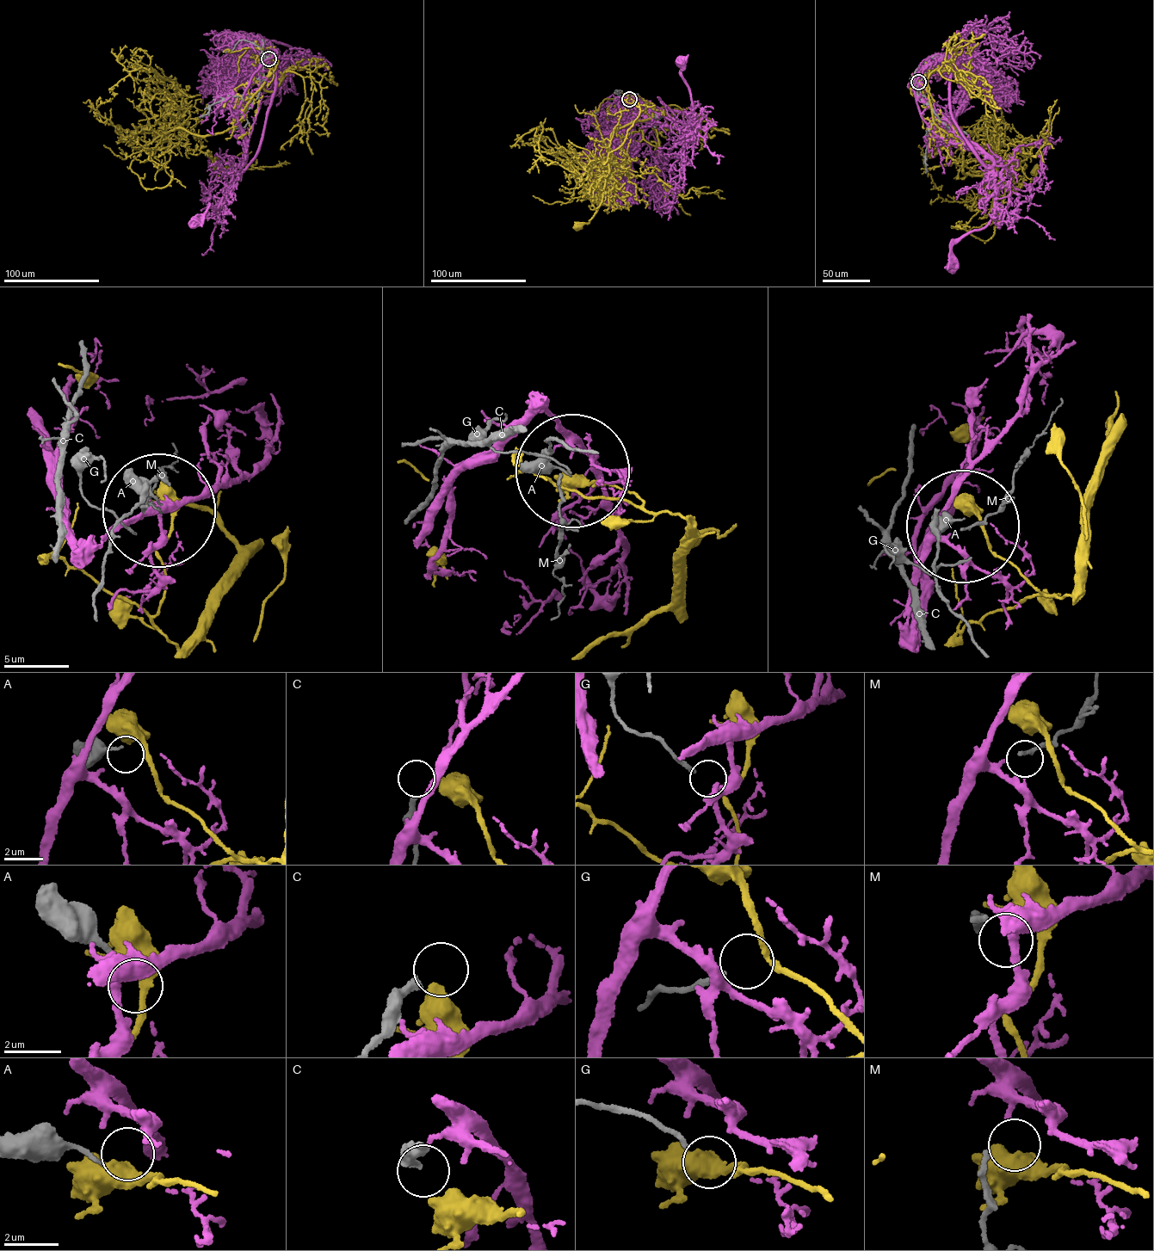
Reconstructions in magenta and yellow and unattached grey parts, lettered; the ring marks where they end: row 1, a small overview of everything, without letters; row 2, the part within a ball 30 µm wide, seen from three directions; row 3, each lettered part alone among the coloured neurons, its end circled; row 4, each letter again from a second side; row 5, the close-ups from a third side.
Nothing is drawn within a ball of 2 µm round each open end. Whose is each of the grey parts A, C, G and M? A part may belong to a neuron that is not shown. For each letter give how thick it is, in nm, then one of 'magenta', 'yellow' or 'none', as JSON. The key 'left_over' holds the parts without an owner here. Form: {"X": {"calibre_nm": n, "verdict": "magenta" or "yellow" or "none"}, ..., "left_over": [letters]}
{"A": {"calibre_nm": 150, "verdict": "none"}, "C": {"calibre_nm": 260, "verdict": "none"}, "G": {"calibre_nm": 170, "verdict": "yellow"}, "M": {"calibre_nm": 200, "verdict": "magenta"}, "left_over": ["A", "C"]}

